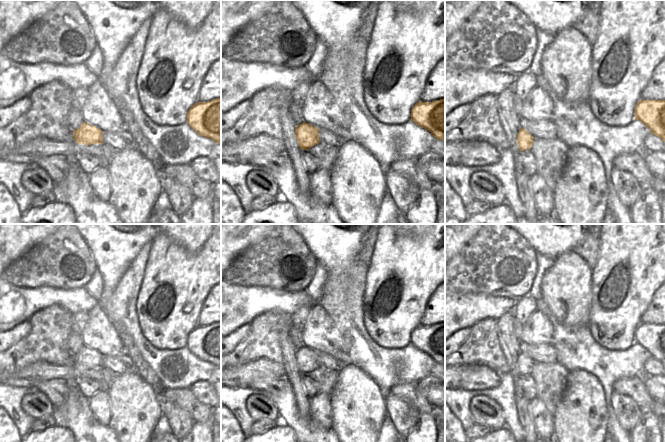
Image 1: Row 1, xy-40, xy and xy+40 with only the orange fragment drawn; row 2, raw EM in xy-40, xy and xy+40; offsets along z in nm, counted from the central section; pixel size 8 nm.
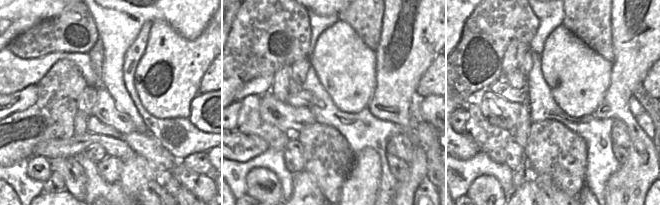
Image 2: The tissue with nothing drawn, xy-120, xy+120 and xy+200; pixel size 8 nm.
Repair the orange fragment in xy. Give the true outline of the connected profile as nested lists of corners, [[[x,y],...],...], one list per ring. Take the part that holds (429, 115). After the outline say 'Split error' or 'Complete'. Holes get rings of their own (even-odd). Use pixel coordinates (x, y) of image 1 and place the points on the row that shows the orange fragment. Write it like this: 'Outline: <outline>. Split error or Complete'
Outline: [[[445,98],[432,102],[420,100],[411,109],[411,120],[445,142]]]. Complete

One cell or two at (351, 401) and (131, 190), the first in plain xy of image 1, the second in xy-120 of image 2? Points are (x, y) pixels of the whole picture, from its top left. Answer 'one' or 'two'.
one

